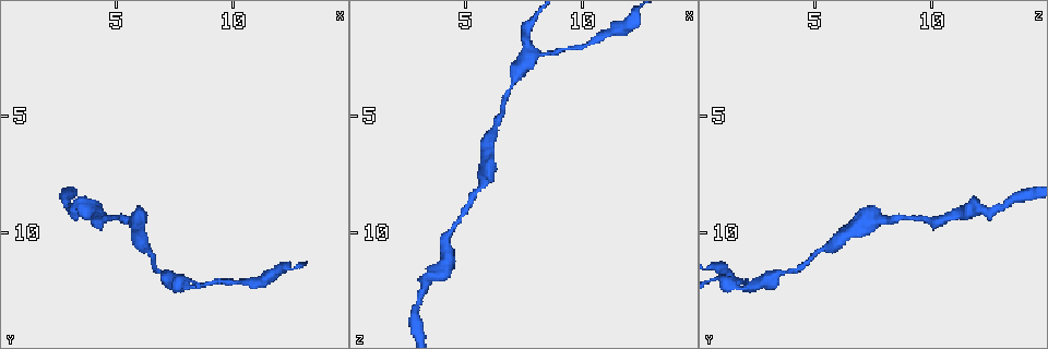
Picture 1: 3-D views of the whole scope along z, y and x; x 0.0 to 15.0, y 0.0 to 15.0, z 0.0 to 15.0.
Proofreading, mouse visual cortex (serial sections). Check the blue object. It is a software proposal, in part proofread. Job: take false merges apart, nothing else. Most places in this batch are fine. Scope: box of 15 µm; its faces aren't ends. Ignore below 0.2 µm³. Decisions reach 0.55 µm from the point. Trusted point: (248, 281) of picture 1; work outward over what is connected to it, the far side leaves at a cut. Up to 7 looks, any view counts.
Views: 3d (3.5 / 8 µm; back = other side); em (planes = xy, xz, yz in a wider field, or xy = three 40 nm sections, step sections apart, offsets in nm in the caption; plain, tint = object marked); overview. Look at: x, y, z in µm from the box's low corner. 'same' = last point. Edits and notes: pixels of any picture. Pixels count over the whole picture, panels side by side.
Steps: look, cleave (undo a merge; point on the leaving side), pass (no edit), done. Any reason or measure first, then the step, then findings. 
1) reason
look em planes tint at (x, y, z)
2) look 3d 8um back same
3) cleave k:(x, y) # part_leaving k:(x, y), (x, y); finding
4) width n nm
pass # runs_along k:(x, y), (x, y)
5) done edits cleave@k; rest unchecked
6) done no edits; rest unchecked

thin arm on a thick one
look 3d 3.5um back at (7.9, 12.3, 2.5)

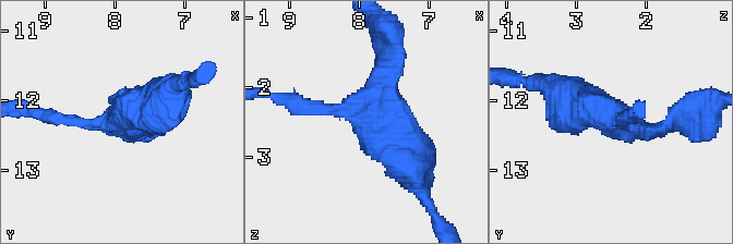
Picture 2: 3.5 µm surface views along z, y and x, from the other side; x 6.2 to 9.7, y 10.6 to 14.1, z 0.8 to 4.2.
arms 3; arm_widths 150, 200, 600 nm
look em xy step 5 tint at (7.95, 12.25, 2.45)

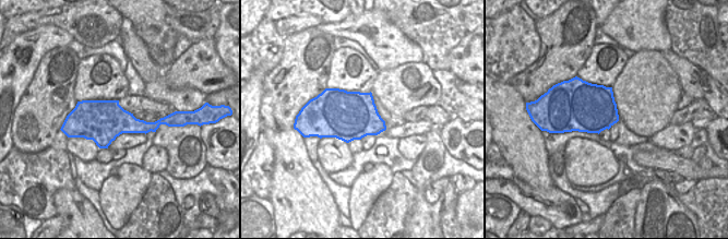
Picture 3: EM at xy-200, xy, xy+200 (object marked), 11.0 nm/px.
pass # all the same cell

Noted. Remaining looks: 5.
thin neck
look 3d 3.5um at (7.0, 11.8, 3.8)

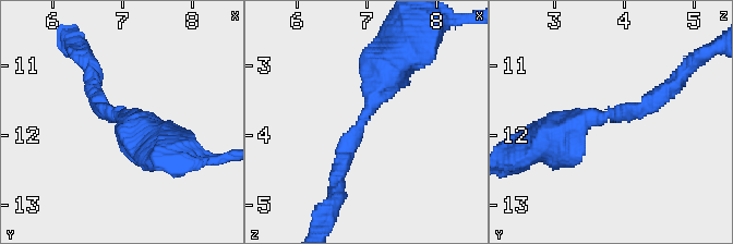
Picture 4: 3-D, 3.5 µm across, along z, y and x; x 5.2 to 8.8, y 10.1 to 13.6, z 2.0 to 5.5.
arm_widths 250, 600 nm; need the tissue
look em xy step 3 tint at (6.95, 11.70, 3.80)

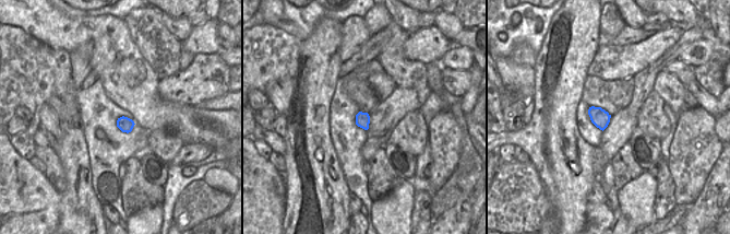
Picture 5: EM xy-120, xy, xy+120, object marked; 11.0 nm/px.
pass # runs_along 4:(388, 64), (348, 145), (338, 182); continuous, no second cell

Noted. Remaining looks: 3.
calibre changes
look 3d 3.5um at (2.8, 8.5, 13.7)

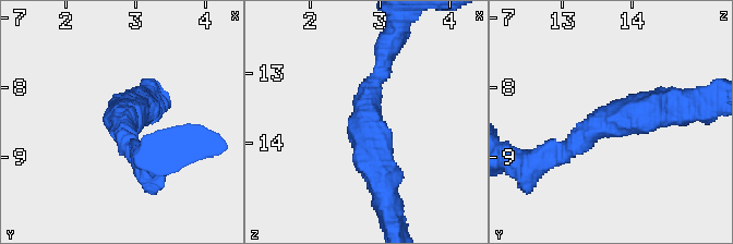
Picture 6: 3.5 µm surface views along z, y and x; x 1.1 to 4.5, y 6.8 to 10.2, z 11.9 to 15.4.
pass # runs_along 6:(547, 153), (669, 106); one cell here

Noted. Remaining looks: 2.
done no edits; rest unchecked

